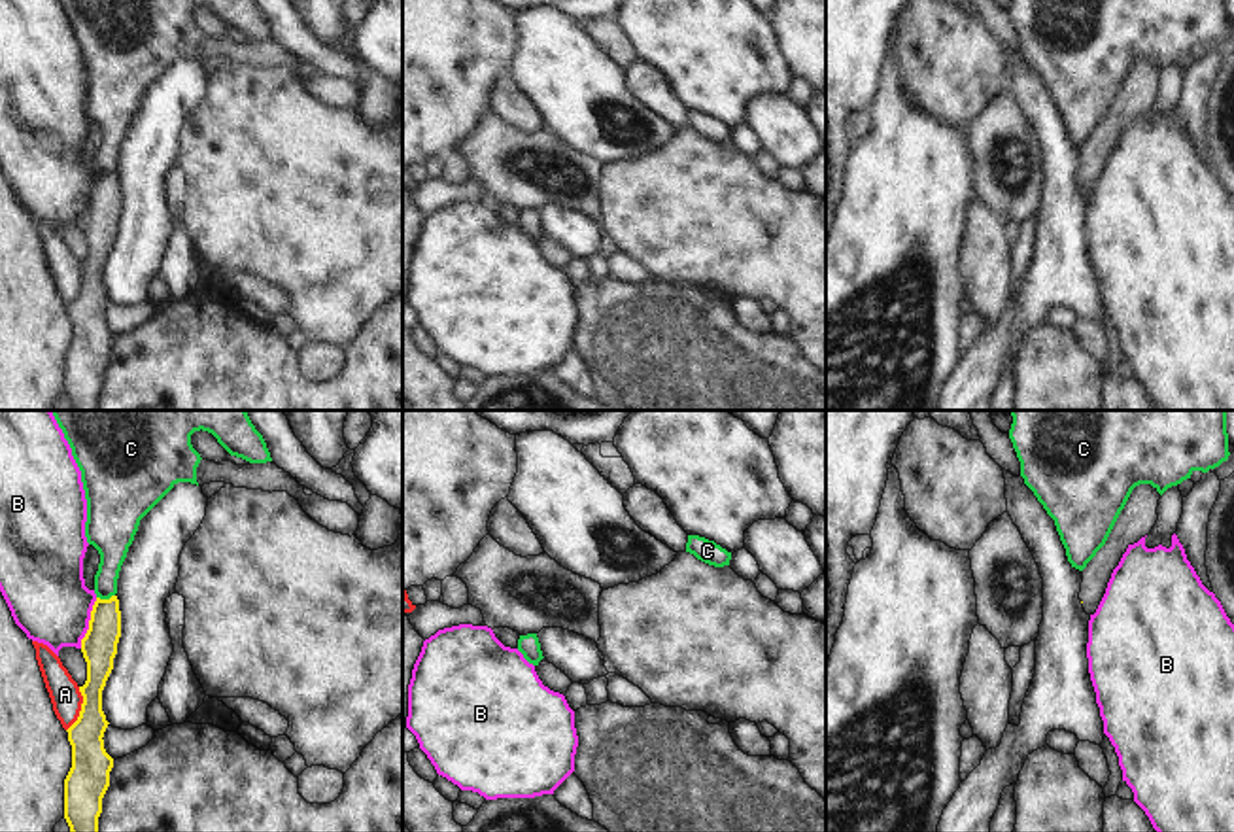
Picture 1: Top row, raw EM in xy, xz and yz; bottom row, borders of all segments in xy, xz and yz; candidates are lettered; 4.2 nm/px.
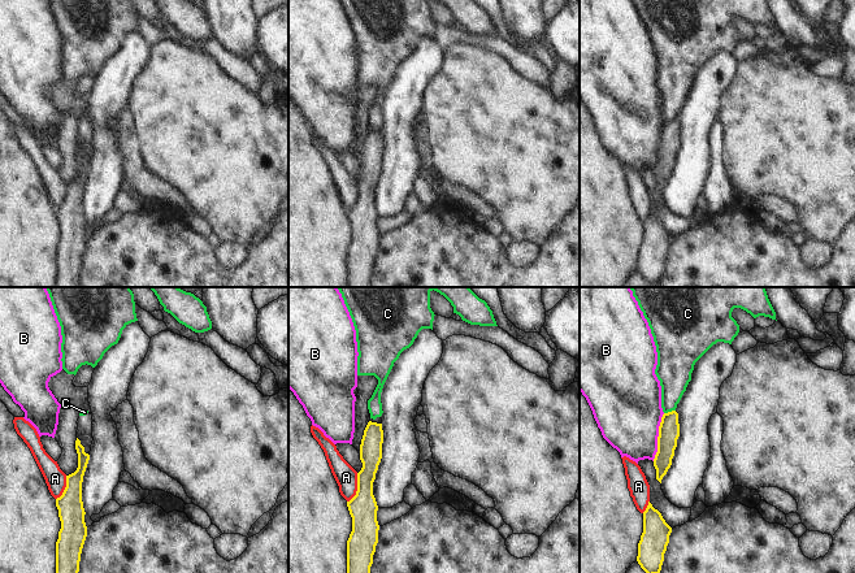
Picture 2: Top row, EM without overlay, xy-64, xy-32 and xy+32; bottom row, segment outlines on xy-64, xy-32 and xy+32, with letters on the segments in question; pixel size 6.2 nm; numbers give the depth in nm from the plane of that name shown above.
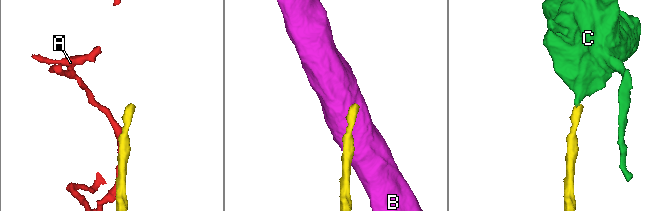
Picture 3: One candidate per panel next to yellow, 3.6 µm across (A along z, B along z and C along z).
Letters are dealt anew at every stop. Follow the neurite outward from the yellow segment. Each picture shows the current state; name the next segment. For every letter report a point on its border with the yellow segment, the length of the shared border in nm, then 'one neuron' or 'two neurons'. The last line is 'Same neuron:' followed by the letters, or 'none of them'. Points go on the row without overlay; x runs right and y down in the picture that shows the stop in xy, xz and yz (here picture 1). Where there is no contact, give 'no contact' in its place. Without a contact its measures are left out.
A: xy (82, 286) | 200 nm | two neurons
B: xy (89, 199) | 220 nm | two neurons
C: xy (104, 176) | 80 nm | two neurons
Same neuron: none of them

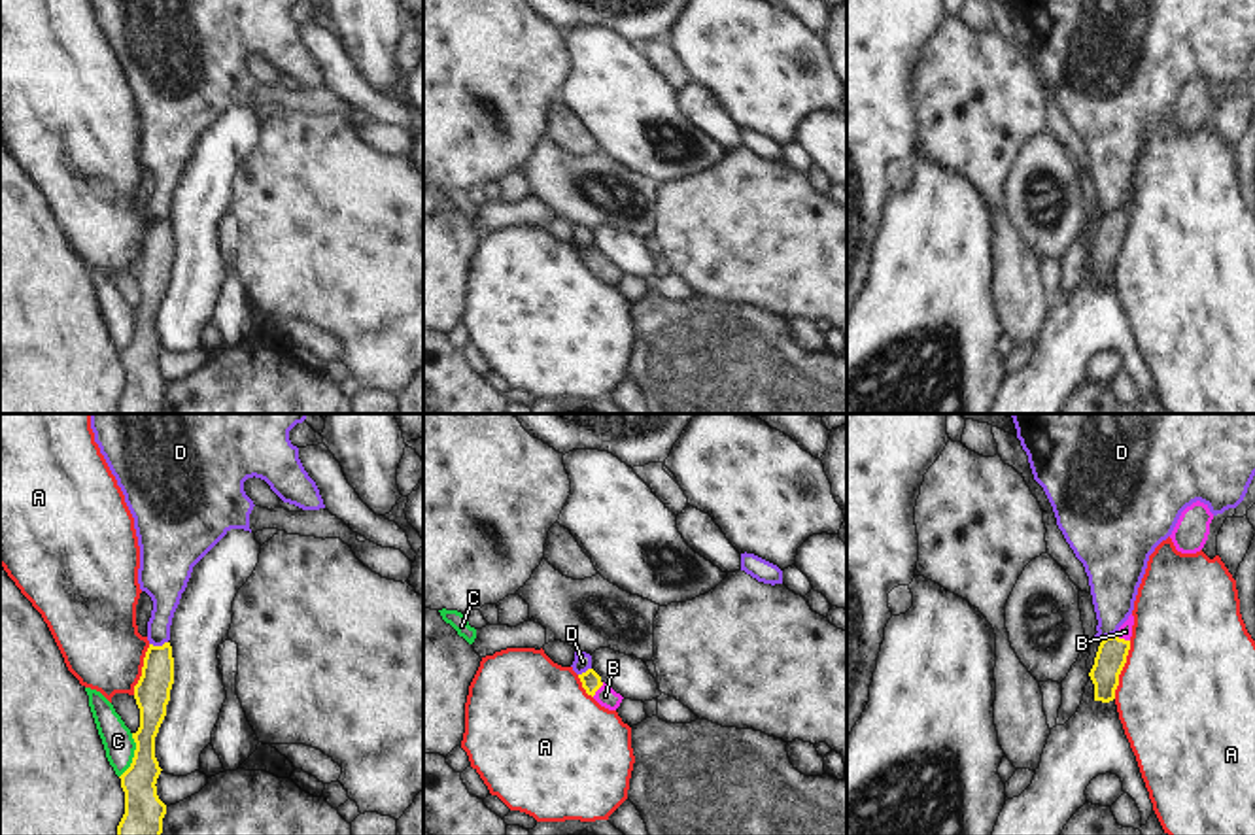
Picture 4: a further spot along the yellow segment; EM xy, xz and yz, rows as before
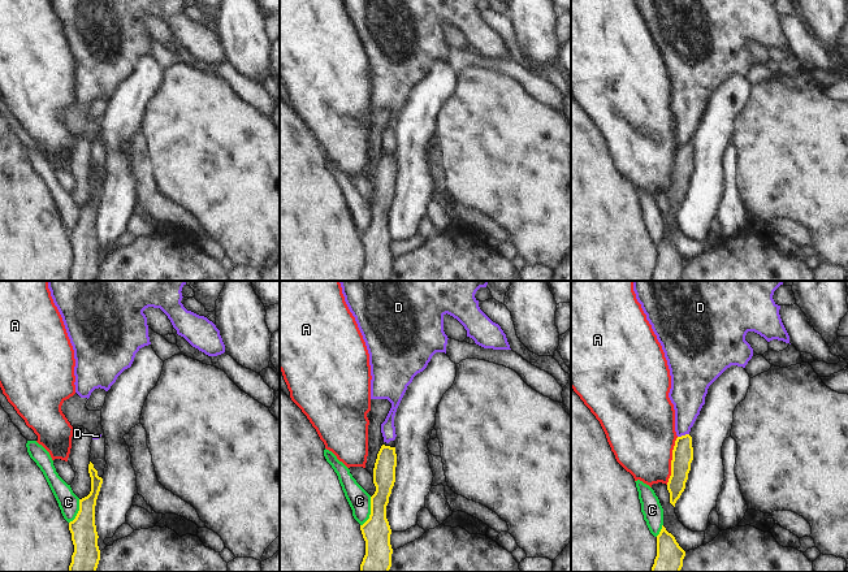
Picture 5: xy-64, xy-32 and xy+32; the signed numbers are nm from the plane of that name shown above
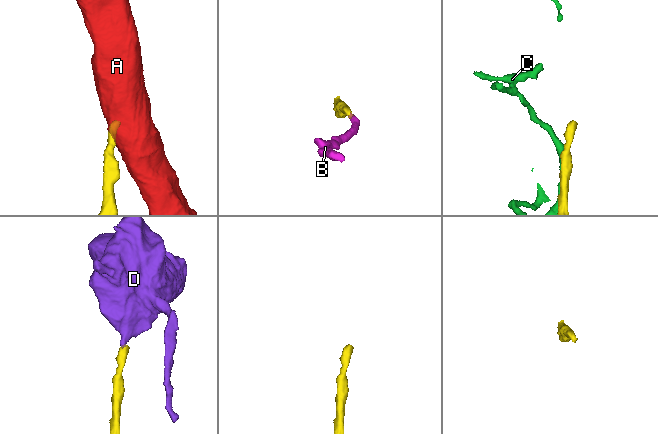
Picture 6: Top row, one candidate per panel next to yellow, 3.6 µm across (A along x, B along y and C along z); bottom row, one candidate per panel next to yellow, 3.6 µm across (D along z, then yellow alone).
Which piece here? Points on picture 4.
A: yz (1121, 246) | 260 nm | two neurons
B: xz (598, 265) | 80 nm | one neuron
C: xy (135, 333) | 200 nm | two neurons
D: xy (157, 223) | 80 nm | two neurons
Same neuron: B

